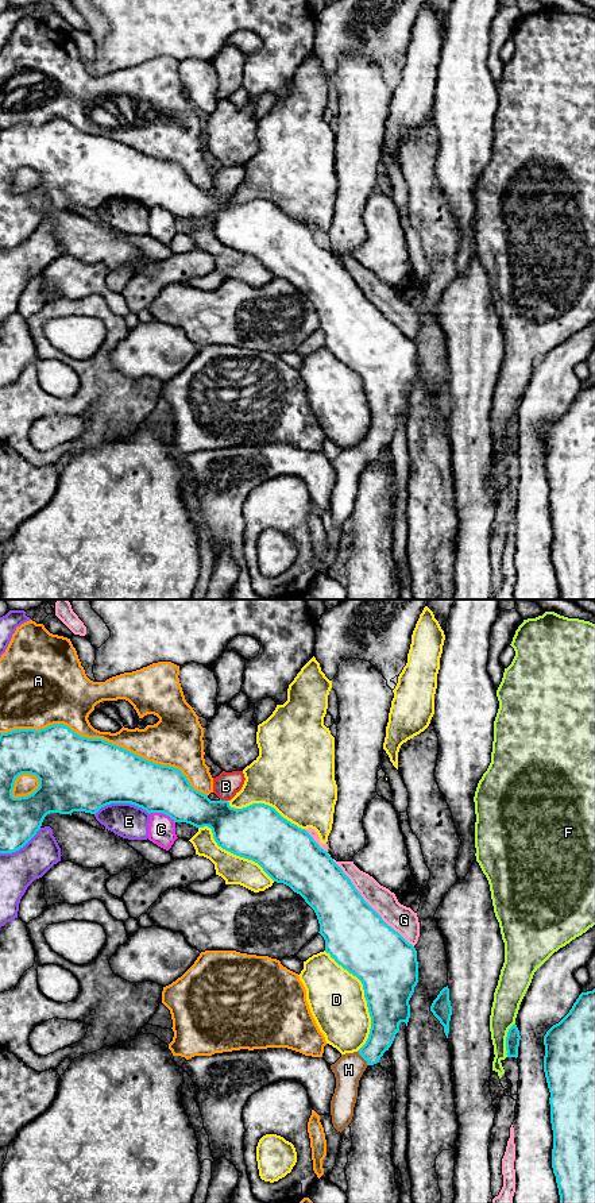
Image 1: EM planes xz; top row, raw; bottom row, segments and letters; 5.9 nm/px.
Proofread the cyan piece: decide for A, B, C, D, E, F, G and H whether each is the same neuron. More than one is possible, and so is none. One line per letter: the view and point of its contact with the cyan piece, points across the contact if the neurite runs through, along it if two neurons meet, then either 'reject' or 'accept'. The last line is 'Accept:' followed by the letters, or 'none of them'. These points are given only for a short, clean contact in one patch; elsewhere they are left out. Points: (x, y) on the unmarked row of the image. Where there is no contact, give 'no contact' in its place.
A: contact xz (104, 135); reject
B: contact xz (224, 196); border xz (220, 193), (227, 196); reject
C: contact xz (162, 207); reject
D: contact xz (364, 392); reject
E: contact xz (122, 197); reject
F: contact xz (506, 435); border xz (514, 417), (506, 432), (506, 451); reject
G: contact xz (369, 300); reject
H: contact xz (362, 451); way xz (385, 416), (381, 432), (362, 451), (348, 465); accept
Accept: H

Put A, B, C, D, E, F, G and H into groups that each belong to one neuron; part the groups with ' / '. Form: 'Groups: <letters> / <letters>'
Groups: A / B / C / D / E / F / G / H

